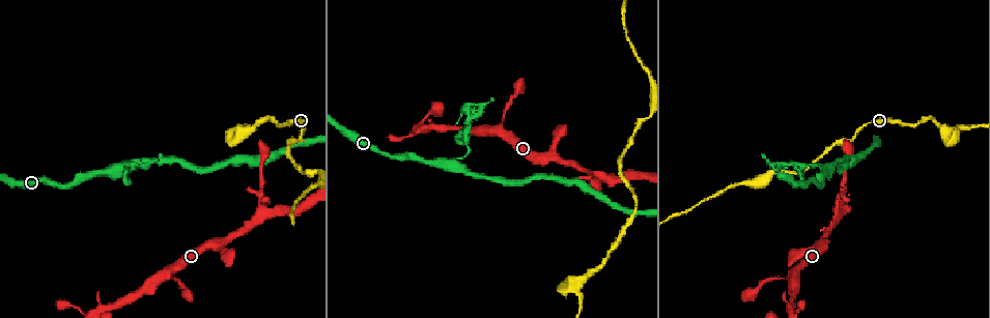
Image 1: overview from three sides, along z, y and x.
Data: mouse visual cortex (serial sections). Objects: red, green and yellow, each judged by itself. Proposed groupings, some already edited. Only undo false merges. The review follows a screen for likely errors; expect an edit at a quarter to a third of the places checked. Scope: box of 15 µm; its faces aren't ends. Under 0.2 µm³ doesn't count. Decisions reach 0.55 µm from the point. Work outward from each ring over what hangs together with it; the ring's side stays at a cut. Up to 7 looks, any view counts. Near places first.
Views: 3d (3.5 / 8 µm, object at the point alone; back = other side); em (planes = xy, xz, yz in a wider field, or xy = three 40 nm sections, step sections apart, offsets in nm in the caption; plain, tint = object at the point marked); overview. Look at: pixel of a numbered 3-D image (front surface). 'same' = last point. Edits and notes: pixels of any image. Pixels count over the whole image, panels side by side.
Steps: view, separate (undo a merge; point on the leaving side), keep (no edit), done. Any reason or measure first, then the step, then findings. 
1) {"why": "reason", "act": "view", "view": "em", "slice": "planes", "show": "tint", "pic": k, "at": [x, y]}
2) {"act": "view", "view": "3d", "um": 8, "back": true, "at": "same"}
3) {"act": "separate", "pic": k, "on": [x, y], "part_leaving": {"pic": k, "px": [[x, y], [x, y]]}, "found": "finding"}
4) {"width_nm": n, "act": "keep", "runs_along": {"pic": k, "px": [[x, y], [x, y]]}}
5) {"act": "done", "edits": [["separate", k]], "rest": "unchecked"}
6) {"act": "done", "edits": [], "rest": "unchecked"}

{"why": "side arm on a straight run", "act": "view", "view": "3d", "um": 8, "pic": 1, "at": [835, 218]}

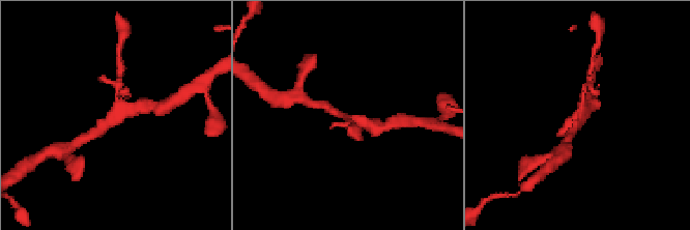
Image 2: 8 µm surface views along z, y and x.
{"why": "closer look", "act": "view", "view": "3d", "um": 3.5, "pic": 2, "at": [583, 114]}

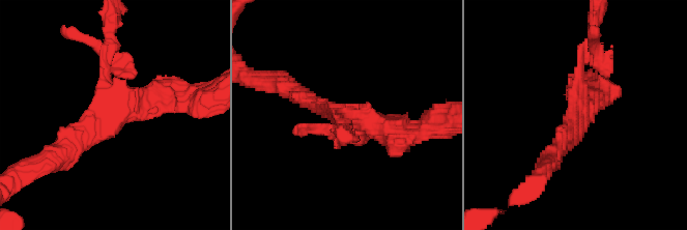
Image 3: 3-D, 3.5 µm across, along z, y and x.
{"arms": 3, "arm_widths_nm": [150, 250, 350], "why": "now the EM", "act": "view", "view": "em", "slice": "xy", "step": 1, "show": "tint", "pic": 3, "at": [109, 119]}

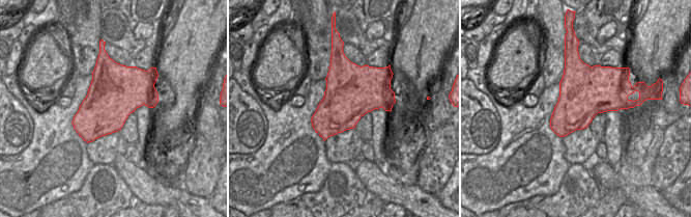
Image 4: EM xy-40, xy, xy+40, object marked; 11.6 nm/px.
{"act": "separate", "pic": 3, "on": [331, 133], "part_leaving": {"pic": 3, "px": [[107, 83], [110, 26]]}, "found": "two cells meet here"}

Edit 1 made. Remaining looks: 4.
{"why": "arms part here", "act": "view", "view": "3d", "um": 3.5, "pic": 1, "at": [169, 271]}

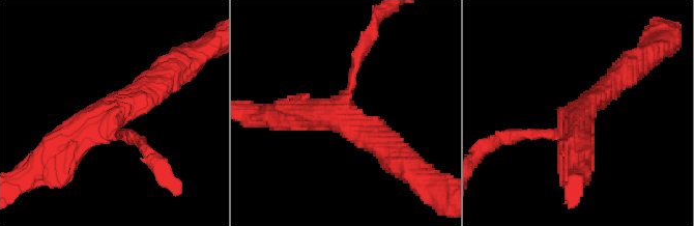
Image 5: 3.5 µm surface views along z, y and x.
{"act": "keep", "runs_along": {"pic": 5, "px": [[161, 80], [53, 152]]}, "found": "continuous, no second cell"}

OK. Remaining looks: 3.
{"why": "abrupt turn", "act": "view", "view": "3d", "um": 8, "pic": 1, "at": [574, 286]}

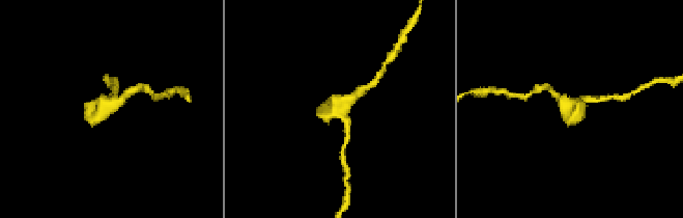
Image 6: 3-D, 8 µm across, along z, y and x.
{"act": "view", "view": "3d", "um": 3.5, "back": true, "pic": 6, "at": [338, 111]}

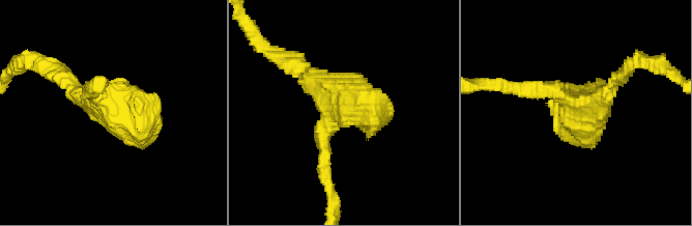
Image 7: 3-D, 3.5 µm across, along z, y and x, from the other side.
{"why": "need the tissue", "act": "view", "view": "em", "slice": "xy", "step": 1, "show": "tint", "pic": 7, "at": [576, 105]}

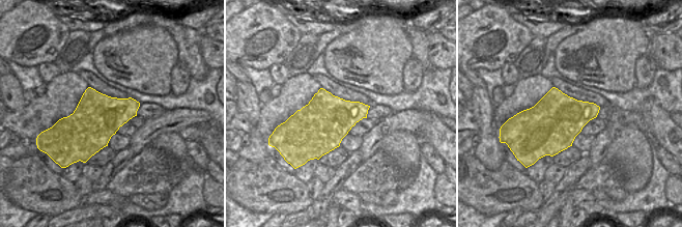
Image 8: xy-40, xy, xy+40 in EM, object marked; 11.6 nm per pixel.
{"act": "keep", "runs_along": {"pic": 7, "px": [[303, 71], [344, 97], [322, 169]]}, "found": "continuous, no second cell"}

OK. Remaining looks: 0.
{"act": "done", "edits": [["separate", 3]], "rest": "unchecked"}

